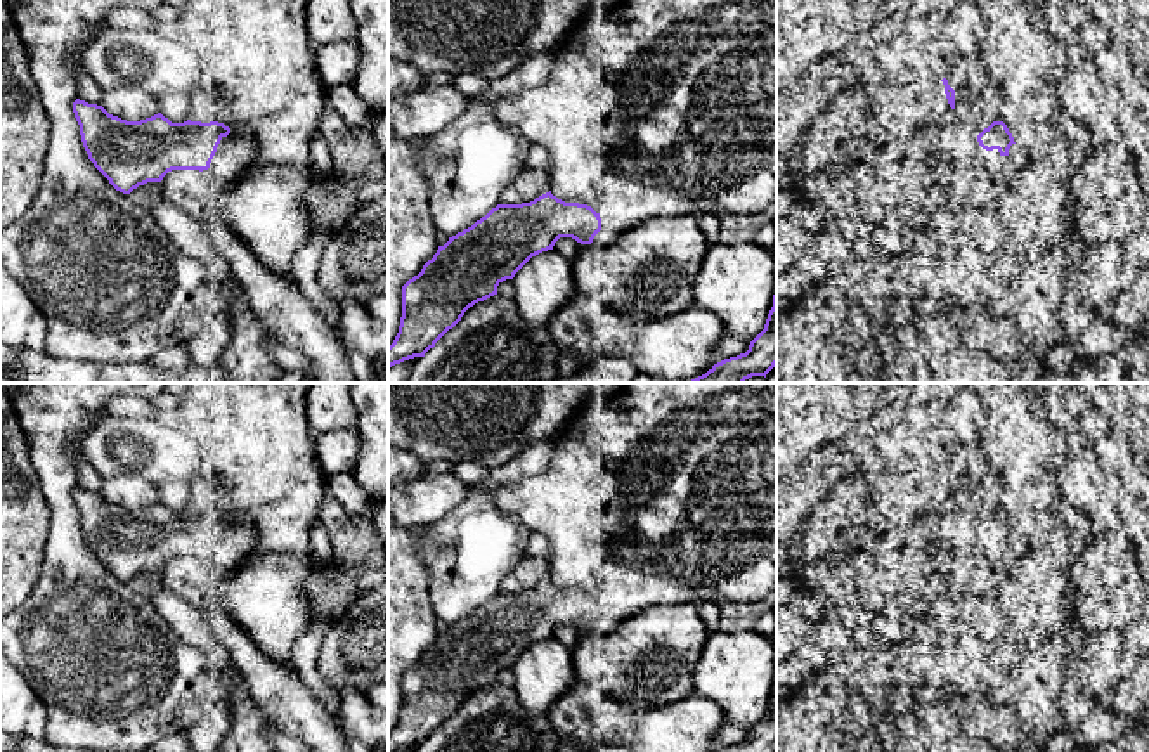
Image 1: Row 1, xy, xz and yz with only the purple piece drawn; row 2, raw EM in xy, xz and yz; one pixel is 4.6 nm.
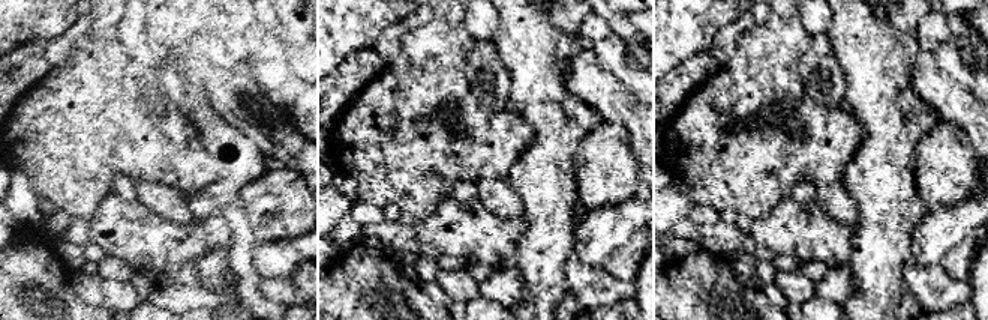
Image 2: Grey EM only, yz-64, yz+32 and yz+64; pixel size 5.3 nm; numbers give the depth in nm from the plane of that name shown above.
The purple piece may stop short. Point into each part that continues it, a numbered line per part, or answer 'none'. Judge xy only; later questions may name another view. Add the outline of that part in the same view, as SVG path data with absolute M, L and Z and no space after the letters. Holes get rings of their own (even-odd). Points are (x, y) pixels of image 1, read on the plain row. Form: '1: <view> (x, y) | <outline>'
none

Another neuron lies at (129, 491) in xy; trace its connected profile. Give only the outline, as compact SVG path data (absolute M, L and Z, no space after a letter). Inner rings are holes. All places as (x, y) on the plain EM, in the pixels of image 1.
M139 475L102 478L101 494L127 509L140 509L159 501L156 485Z

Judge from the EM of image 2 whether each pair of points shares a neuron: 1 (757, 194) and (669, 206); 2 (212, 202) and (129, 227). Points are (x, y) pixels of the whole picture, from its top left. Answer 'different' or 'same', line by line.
1: different
2: different

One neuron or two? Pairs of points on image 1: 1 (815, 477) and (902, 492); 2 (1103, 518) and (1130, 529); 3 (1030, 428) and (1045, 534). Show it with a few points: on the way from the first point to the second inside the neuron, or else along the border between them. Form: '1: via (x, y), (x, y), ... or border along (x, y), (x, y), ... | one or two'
1: border along (856, 466), (811, 512) | two
2: via (1110, 518), (1123, 527) | one
3: via (1021, 454), (1021, 491), (1032, 508) | one

